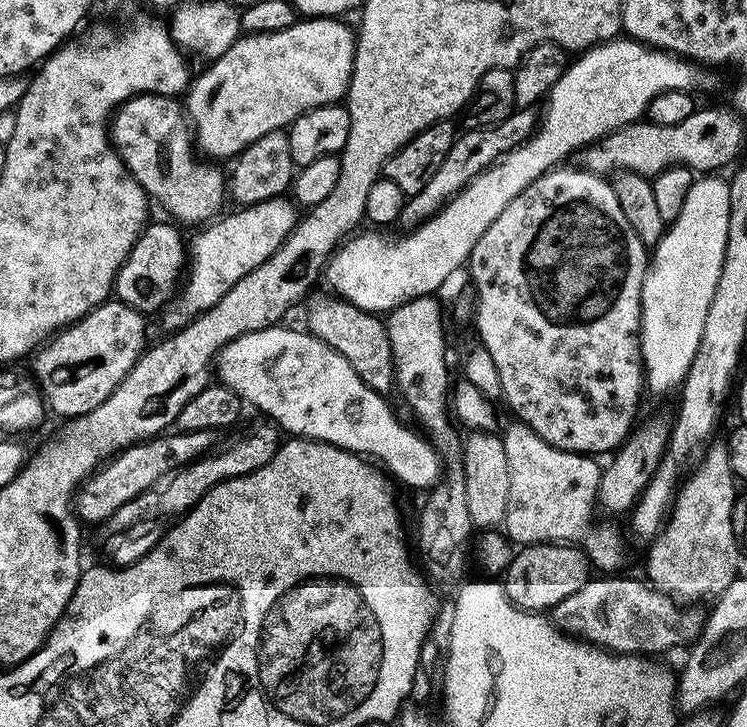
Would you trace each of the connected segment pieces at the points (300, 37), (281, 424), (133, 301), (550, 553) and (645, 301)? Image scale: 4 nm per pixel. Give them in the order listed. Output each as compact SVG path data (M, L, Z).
M331 16L300 18L285 28L267 32L241 34L217 60L211 61L200 77L186 89L186 115L194 129L194 144L205 157L235 158L251 146L262 134L287 129L300 116L307 116L323 104L343 101L352 80L352 63L356 57L356 36L343 24L343 19Z
M273 326L247 332L222 345L214 361L215 375L216 372L220 375L219 383L234 390L234 394L245 405L253 404L258 411L265 412L263 415L276 428L288 431L289 437L320 440L323 444L333 444L353 454L363 454L379 462L393 481L401 480L408 488L432 488L442 474L442 459L436 448L416 428L417 433L407 428L392 413L391 406L384 401L387 399L362 382L354 366L350 366L350 362L346 362L338 350L326 346L326 342L307 330L299 332L296 328L284 327Z
M149 223L138 239L132 243L132 249L125 257L124 264L116 271L115 299L121 300L123 304L128 304L131 308L149 310L148 308L158 307L159 309L173 287L172 279L175 278L176 271L179 268L181 271L182 261L186 256L186 240L180 237L179 230L181 229L175 223L167 223Z
M545 542L529 544L521 547L516 557L506 564L506 575L502 587L508 599L518 607L530 612L551 609L562 598L574 594L580 587L588 583L588 560L580 548L571 548L568 542Z
M704 174L699 178L693 179L692 185L690 186L690 190L686 194L686 200L682 202L682 210L678 214L676 220L671 221L665 227L664 237L654 245L654 251L651 253L649 262L648 262L648 273L644 276L644 285L642 286L642 298L640 299L640 358L644 365L644 375L646 377L646 388L647 391L652 392L668 392L671 388L679 389L684 382L684 375L688 373L688 367L690 366L690 362L694 362L694 354L696 353L696 347L698 346L698 342L700 341L700 331L702 330L702 326L704 325L704 315L706 314L706 310L708 309L708 299L712 297L712 289L716 286L716 275L720 273L720 261L724 259L724 239L726 238L726 234L728 233L728 211L730 210L730 190L728 189L728 180L722 178L719 180L719 175L716 174Z

